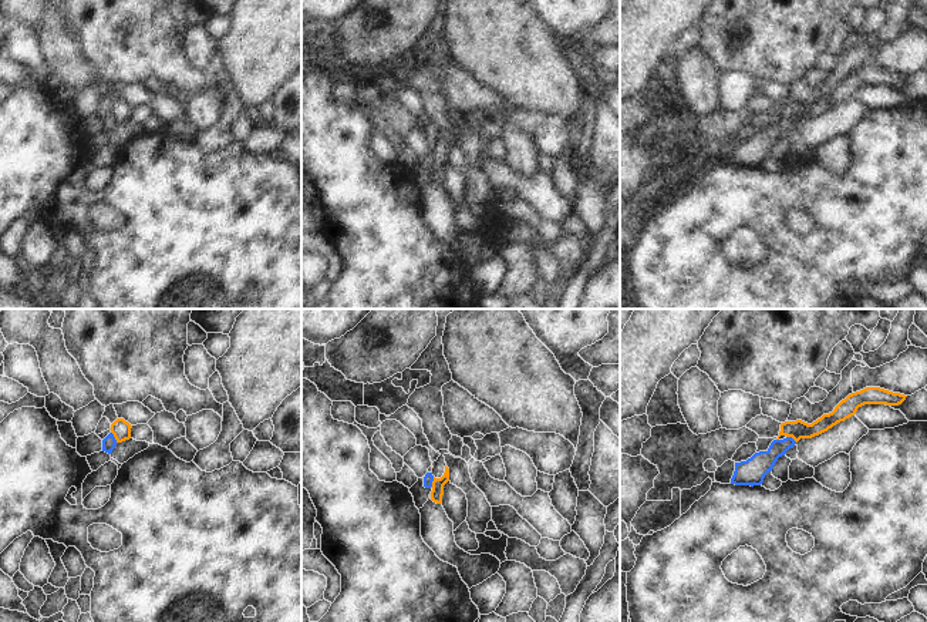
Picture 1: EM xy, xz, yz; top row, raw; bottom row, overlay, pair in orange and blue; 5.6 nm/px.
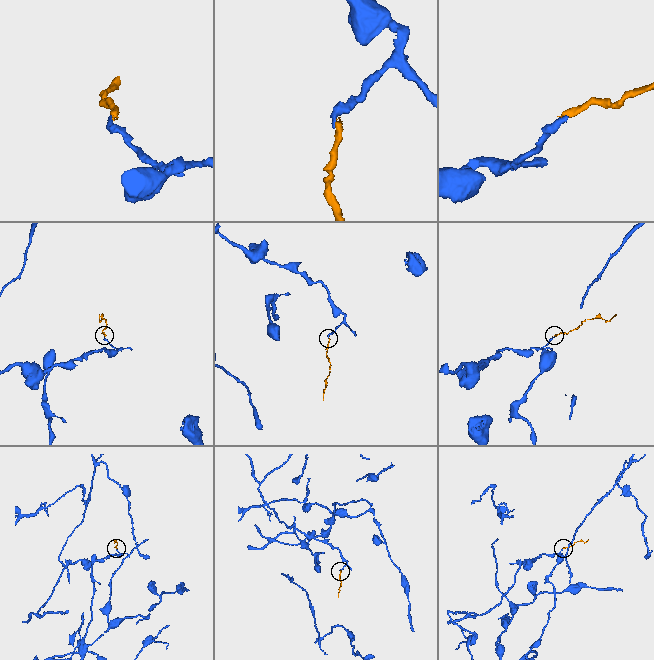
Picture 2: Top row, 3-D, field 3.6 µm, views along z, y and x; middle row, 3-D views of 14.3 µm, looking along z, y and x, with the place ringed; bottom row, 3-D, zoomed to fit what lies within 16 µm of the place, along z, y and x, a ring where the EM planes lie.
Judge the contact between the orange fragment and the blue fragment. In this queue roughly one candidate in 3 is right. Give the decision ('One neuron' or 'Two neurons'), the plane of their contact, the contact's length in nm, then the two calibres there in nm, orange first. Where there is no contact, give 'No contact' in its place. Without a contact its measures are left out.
Two neurons. Touches orange in xz. Shared border 70 nm. Thickness 70 nm (orange) against 60 nm

